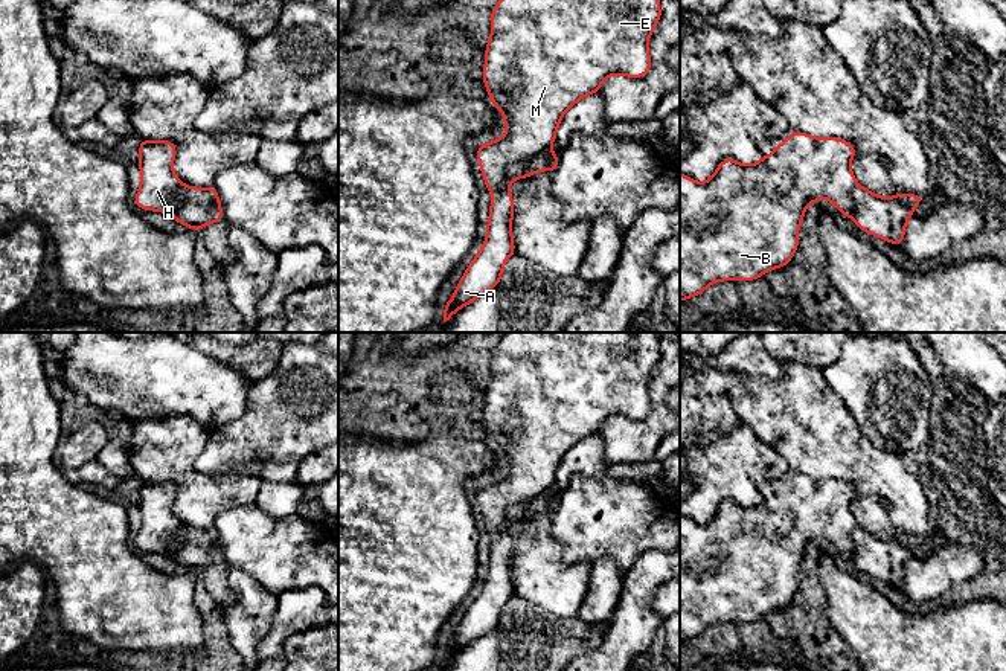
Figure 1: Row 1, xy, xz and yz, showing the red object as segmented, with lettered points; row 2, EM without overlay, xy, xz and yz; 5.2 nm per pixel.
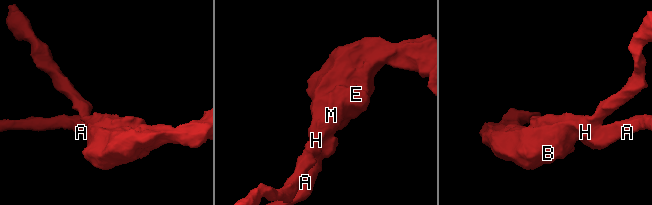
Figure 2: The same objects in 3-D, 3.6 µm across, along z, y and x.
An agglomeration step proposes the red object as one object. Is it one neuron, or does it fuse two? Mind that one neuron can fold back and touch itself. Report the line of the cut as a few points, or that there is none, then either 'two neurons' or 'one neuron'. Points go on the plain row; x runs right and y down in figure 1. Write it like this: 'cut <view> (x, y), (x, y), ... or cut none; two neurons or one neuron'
cut xz (547, 491), (512, 505), (506, 511), (499, 536), (494, 540); two neurons

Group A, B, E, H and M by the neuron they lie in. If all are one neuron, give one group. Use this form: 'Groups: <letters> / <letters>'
Groups: A / B E H M

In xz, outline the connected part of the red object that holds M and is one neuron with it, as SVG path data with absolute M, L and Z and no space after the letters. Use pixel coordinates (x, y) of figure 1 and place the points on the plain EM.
M506 332L491 354L483 425L497 451L503 453L506 476L480 486L476 497L489 535L498 538L509 508L549 493L565 453L598 435L611 416L643 419L651 410L648 383L662 358L658 332Z

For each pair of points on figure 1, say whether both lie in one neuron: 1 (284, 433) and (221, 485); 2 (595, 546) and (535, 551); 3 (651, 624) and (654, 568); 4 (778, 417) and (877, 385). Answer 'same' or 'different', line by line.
1: different
2: different
3: same
4: different

